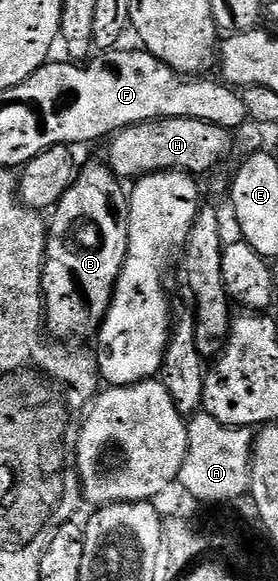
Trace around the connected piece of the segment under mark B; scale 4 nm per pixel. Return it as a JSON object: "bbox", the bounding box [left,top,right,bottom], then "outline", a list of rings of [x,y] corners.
{"bbox":[41,162,129,340],"outline":[[[104,162],[86,167],[84,164],[52,215],[53,220],[47,223],[45,272],[41,275],[43,323],[54,340],[92,340],[109,312],[109,302],[129,252],[126,184]]]}

